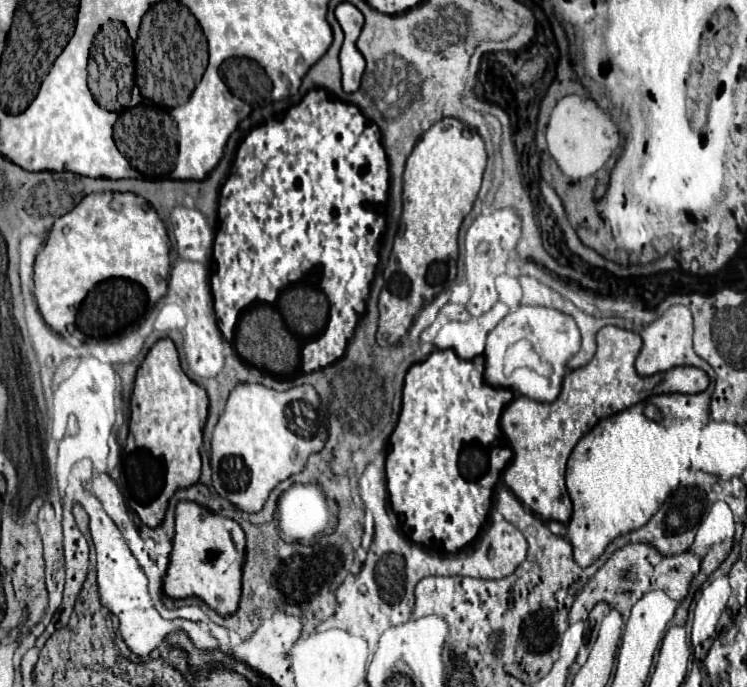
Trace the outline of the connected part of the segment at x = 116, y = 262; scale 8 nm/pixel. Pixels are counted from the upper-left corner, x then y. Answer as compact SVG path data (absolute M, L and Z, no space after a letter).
M119 191L91 193L79 205L75 205L73 211L69 211L67 215L59 217L53 223L47 243L35 259L35 299L45 323L65 337L75 331L75 317L79 305L97 283L107 281L111 277L135 281L137 285L143 285L143 289L147 289L147 305L155 307L159 299L167 295L169 271L171 271L169 235L157 211L151 205L147 205L147 201L141 195L135 193Z

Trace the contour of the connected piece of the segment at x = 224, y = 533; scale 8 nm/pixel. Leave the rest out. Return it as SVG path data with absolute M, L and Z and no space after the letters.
M181 501L175 515L173 551L169 557L169 569L163 581L163 589L173 599L199 597L219 615L233 615L241 597L241 569L245 561L245 533L233 519L211 513L209 509Z

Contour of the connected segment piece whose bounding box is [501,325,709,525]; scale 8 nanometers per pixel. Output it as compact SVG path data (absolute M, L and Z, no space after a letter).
M605 325L597 333L595 357L575 371L569 371L563 379L559 397L553 403L539 403L525 395L507 405L501 417L501 429L513 449L513 461L503 471L507 487L525 503L533 513L545 521L569 523L573 505L565 489L567 459L577 441L591 431L599 419L615 415L635 403L646 401L659 393L699 393L707 389L709 377L699 367L673 367L667 373L655 373L641 377L635 371L635 357L639 353L641 339L627 329Z

